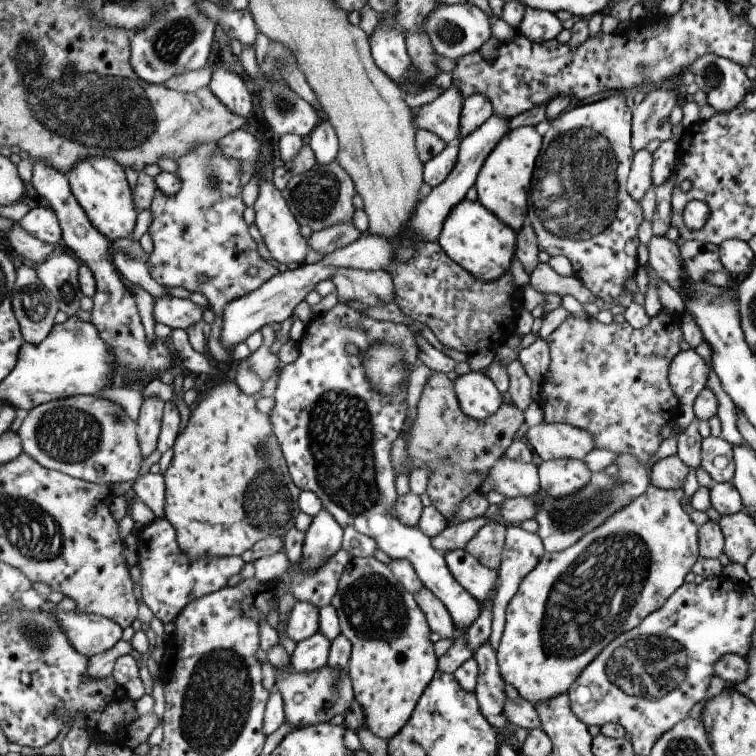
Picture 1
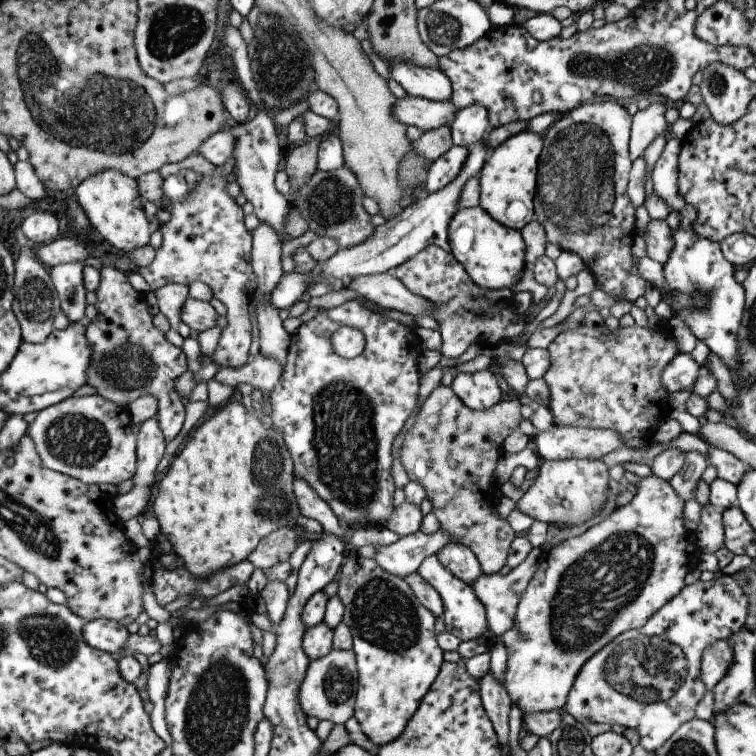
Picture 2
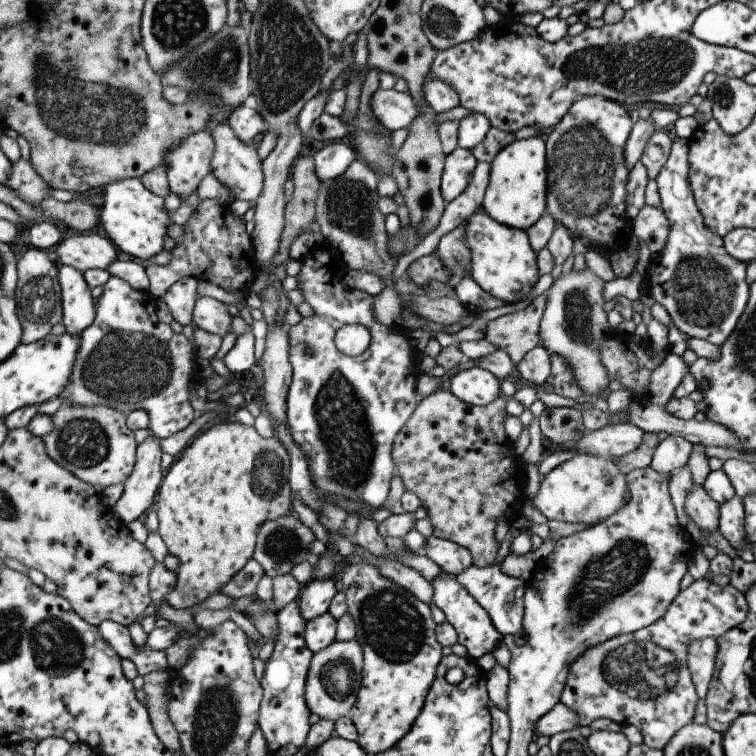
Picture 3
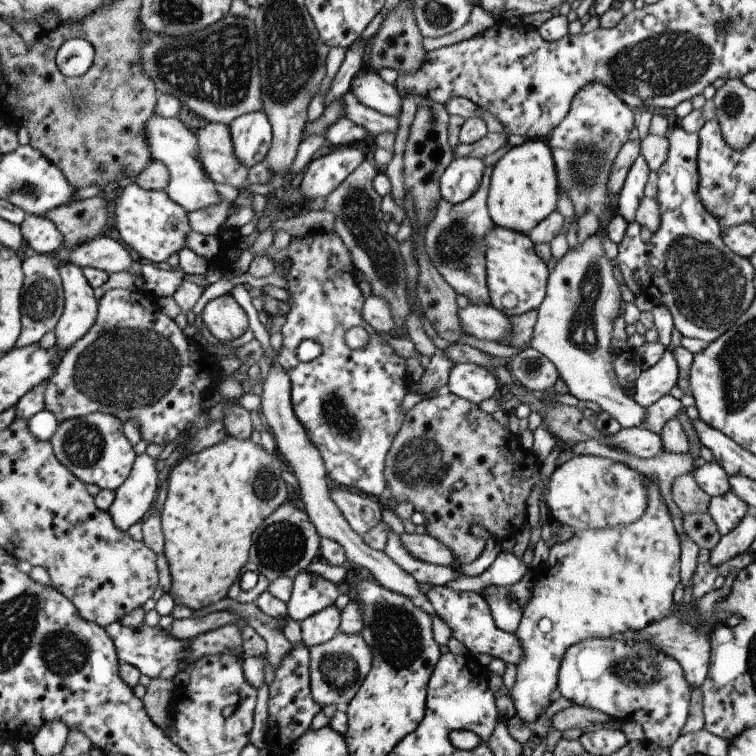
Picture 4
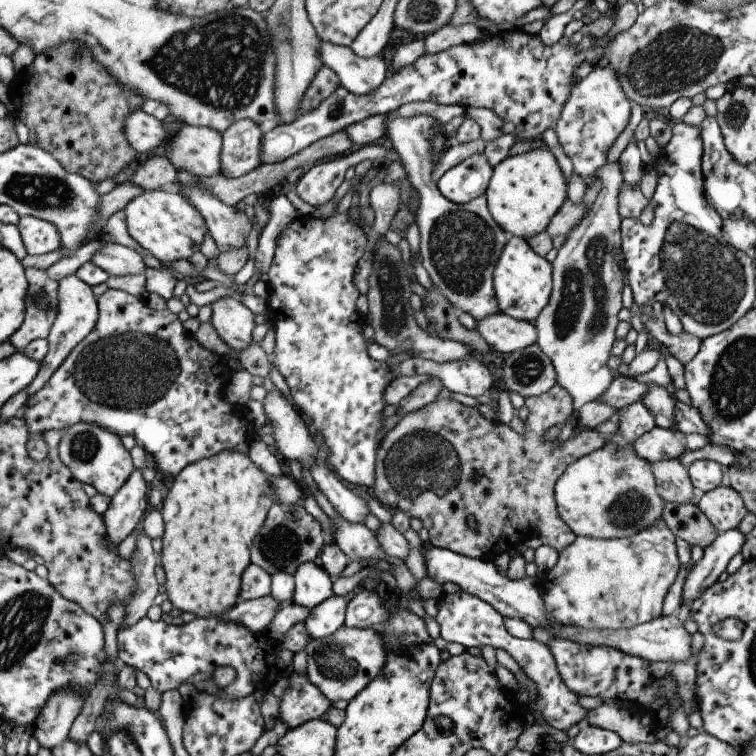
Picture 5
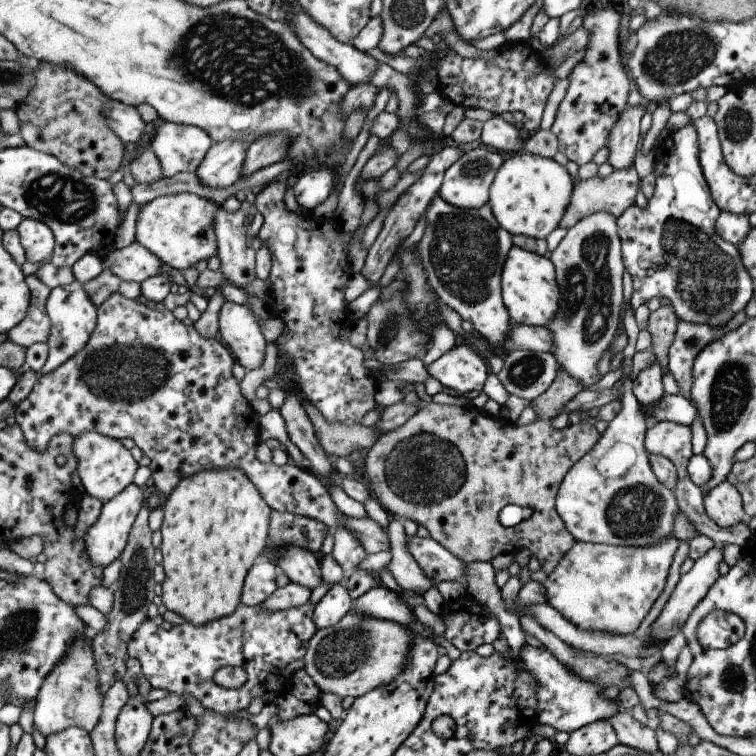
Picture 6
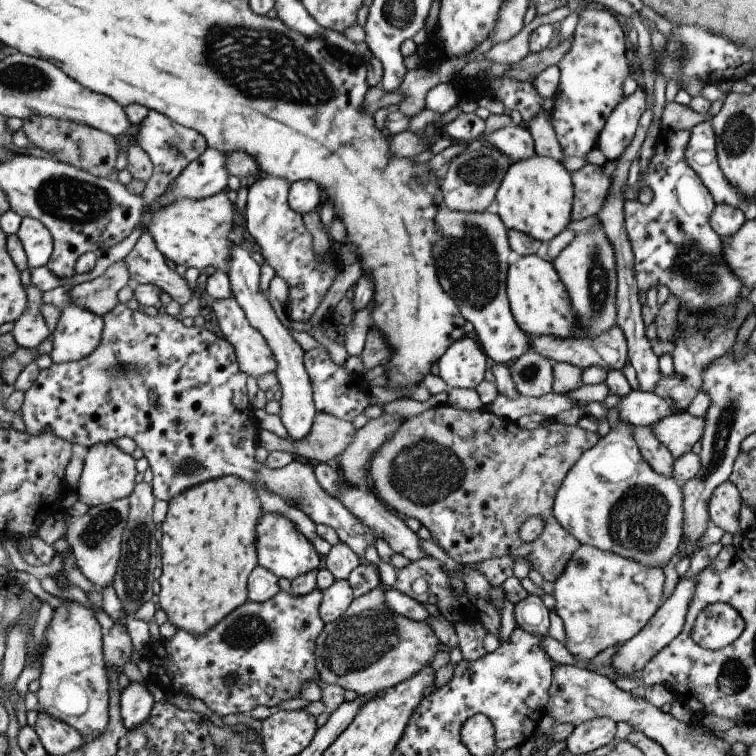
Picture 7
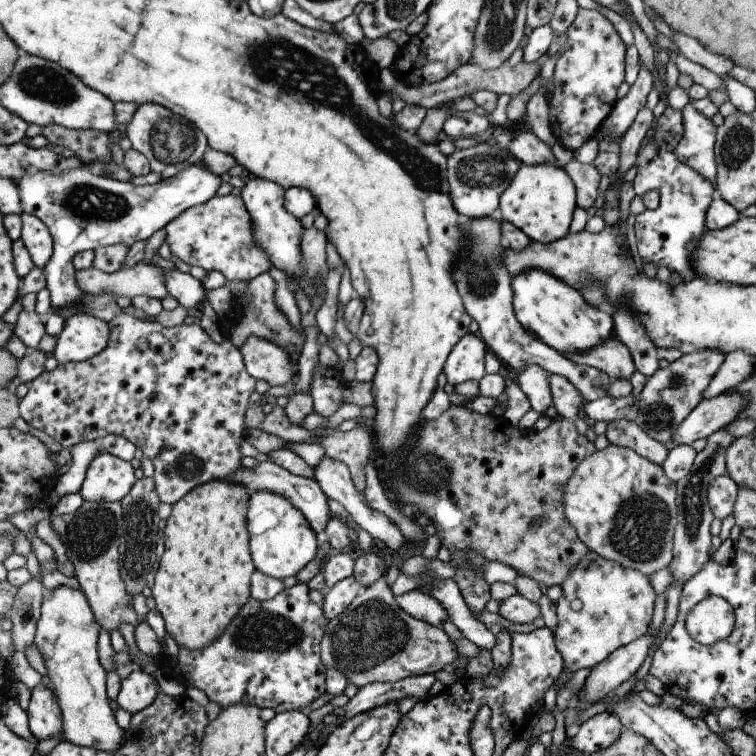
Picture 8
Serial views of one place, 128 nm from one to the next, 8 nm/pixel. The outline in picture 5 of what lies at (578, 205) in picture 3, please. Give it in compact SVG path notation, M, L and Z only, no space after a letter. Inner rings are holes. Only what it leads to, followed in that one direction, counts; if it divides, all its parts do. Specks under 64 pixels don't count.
M608 64L592 66L587 76L574 82L553 129L564 154L572 161L573 171L584 179L587 188L598 178L596 170L606 163L608 149L626 128L631 107L617 72Z

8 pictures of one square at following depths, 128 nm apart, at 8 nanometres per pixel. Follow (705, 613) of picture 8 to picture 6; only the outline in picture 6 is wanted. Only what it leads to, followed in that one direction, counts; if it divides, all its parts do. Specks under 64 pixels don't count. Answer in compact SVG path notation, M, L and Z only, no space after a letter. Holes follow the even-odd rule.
M712 610L702 618L696 632L704 649L726 649L736 645L745 634L745 623L735 613Z

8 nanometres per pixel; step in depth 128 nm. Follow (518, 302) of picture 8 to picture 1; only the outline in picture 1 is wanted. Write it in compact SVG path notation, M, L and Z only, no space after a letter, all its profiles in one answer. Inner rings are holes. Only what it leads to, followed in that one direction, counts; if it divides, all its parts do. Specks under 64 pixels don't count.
M465 198L445 218L437 242L454 262L472 273L472 276L481 281L493 281L510 272L510 262L515 257L517 232L484 208L478 200L469 201Z

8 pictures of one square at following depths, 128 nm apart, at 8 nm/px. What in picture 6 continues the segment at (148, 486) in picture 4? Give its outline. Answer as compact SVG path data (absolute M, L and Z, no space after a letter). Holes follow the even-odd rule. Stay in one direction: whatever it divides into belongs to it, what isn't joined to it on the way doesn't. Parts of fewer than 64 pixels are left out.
M133 483L123 492L120 492L120 495L103 504L101 514L96 523L88 528L83 537L84 542L86 542L88 558L94 560L91 562L92 565L105 568L122 555L124 548L126 548L132 526L145 500L145 487L138 487Z

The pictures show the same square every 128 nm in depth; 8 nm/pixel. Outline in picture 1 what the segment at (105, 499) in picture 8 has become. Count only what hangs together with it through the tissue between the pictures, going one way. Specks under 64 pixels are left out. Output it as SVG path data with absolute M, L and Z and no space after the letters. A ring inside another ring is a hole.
M74 395L42 403L23 416L23 423L17 430L23 451L44 468L62 471L89 483L105 485L130 482L139 476L143 456L137 439L137 423L117 403L97 396Z

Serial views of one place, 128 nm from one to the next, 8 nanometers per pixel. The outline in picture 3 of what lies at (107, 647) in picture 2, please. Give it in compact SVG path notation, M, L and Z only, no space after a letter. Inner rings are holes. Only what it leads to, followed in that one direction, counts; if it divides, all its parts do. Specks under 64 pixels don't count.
M102 621L98 626L102 638L108 642L121 659L130 659L141 675L154 671L170 671L166 661L166 652L152 650L146 644L137 649L133 642L129 628L114 621Z

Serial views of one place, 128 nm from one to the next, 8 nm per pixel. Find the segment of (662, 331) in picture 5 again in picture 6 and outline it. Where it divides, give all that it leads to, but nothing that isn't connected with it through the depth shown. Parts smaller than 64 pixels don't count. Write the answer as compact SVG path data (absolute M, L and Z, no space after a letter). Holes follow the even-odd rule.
M744 311L720 327L710 324L688 323L680 321L677 325L675 340L669 349L668 370L674 375L680 394L689 396L693 378L694 360L698 354L716 340L739 328L746 320Z

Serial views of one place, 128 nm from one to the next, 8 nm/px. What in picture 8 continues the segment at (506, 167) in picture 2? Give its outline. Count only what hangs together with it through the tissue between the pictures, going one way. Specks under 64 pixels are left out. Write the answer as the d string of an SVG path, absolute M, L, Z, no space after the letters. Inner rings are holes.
M530 164L520 166L508 188L500 194L497 215L520 228L532 241L552 243L569 234L576 209L576 188L563 168L554 164Z

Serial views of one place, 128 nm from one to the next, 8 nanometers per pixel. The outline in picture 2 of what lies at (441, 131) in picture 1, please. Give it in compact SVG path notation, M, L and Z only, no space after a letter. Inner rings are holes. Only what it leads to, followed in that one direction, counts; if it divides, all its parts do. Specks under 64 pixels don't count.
M407 95L401 99L396 98L395 102L392 114L398 116L398 120L402 120L405 127L417 126L425 132L450 128L456 114L455 106L451 101L439 103Z

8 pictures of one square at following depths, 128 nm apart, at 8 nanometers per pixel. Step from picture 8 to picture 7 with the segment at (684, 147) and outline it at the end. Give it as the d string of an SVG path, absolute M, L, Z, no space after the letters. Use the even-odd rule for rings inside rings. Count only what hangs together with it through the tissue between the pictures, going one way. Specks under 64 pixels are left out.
M704 121L690 130L686 160L712 194L715 204L730 204L734 208L745 209L748 198L738 188L732 188L732 184L728 184L718 163L716 148L712 122Z

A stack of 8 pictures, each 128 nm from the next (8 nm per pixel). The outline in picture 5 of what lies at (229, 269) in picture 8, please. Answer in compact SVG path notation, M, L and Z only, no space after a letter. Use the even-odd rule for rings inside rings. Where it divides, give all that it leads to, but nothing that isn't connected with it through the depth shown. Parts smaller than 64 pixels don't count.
M146 191L125 206L125 213L129 235L166 266L174 260L189 260L200 250L200 244L206 236L204 217L180 191Z

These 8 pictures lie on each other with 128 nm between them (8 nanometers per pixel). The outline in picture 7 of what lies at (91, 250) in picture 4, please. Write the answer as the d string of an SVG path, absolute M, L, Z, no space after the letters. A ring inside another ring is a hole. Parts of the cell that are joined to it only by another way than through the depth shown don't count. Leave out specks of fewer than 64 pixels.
M146 231L128 252L124 264L128 268L131 285L156 286L180 305L186 304L195 294L194 290L190 290L185 278L166 265L164 256Z

